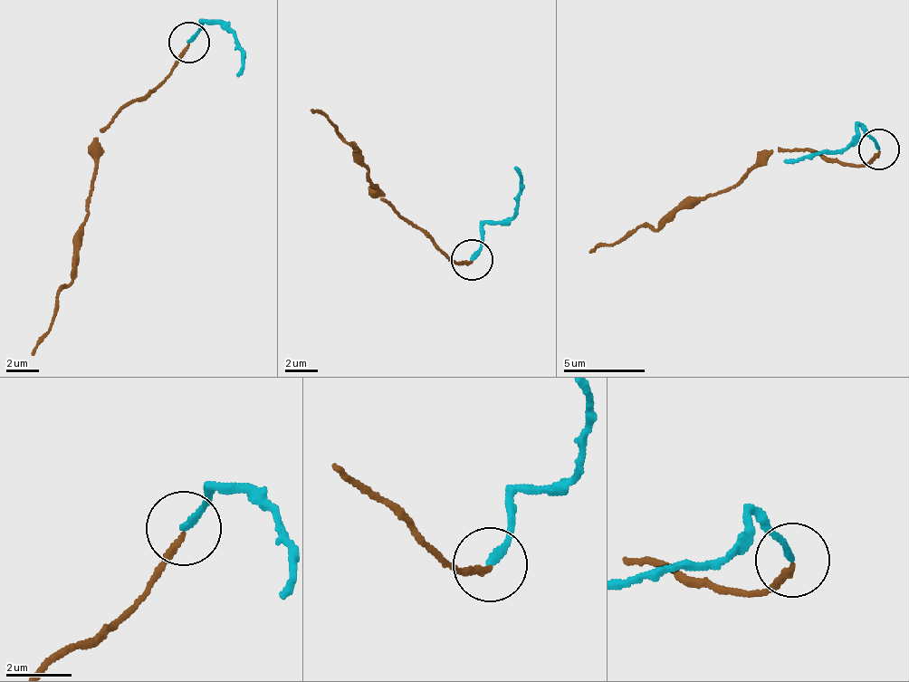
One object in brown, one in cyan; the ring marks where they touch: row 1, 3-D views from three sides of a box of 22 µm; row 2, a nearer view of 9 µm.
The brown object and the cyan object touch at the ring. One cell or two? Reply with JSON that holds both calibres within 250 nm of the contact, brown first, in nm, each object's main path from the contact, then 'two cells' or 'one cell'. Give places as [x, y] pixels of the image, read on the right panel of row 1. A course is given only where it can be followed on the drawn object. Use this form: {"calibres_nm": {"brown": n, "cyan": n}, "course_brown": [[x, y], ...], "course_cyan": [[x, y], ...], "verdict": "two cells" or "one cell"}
{"calibres_nm": {"brown": 190, "cyan": 200}, "course_brown": [[878, 149], [877, 158], [856, 167], [779, 147], [746, 178], [696, 196], [672, 221], [638, 226], [588, 254]], "course_cyan": [[878, 149], [858, 130], [847, 149], [811, 152], [782, 162]], "verdict": "two cells"}

